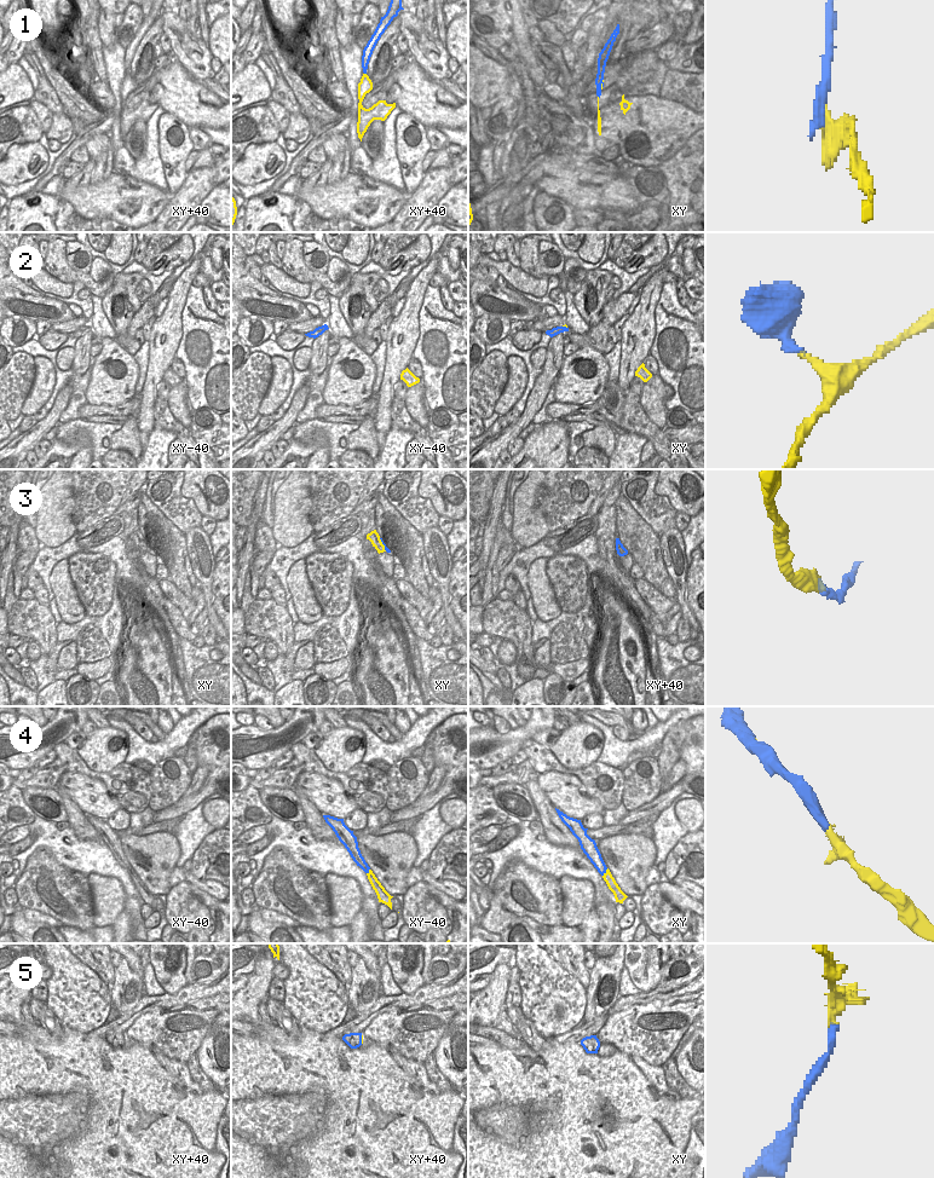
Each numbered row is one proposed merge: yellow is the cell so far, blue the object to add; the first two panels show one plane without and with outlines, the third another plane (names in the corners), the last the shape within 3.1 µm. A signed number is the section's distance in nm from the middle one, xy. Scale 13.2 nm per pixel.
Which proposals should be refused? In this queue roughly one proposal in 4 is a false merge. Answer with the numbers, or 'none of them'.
1

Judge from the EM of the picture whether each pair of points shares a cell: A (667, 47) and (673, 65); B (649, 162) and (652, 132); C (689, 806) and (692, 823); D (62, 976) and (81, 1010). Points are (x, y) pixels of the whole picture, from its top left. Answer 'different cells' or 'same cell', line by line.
A: same cell
B: same cell
C: same cell
D: same cell

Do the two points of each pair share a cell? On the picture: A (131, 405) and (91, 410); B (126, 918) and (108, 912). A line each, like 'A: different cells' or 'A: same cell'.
A: same cell
B: different cells

